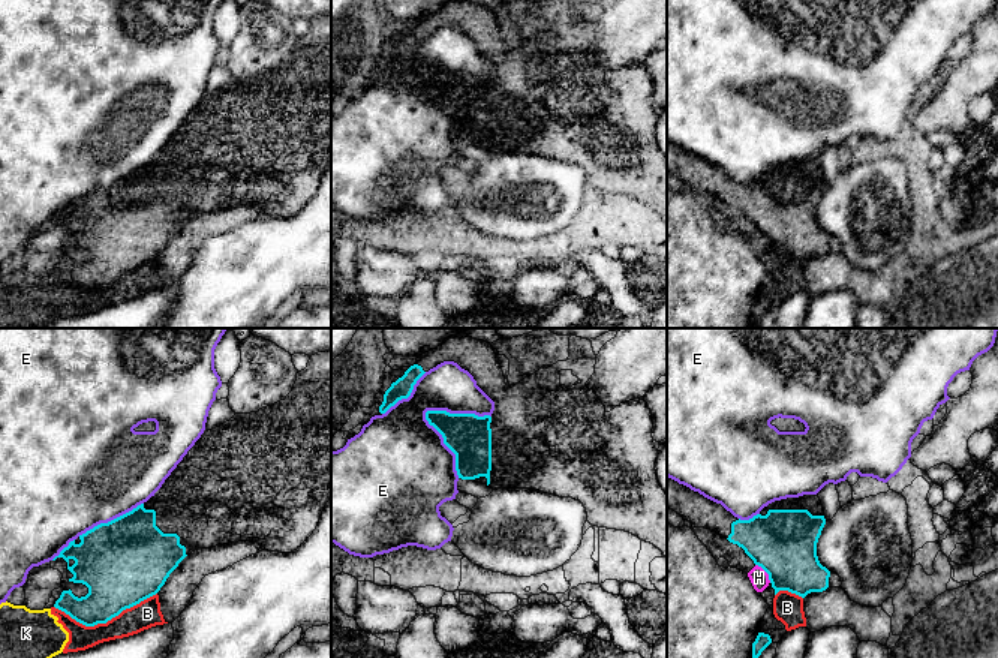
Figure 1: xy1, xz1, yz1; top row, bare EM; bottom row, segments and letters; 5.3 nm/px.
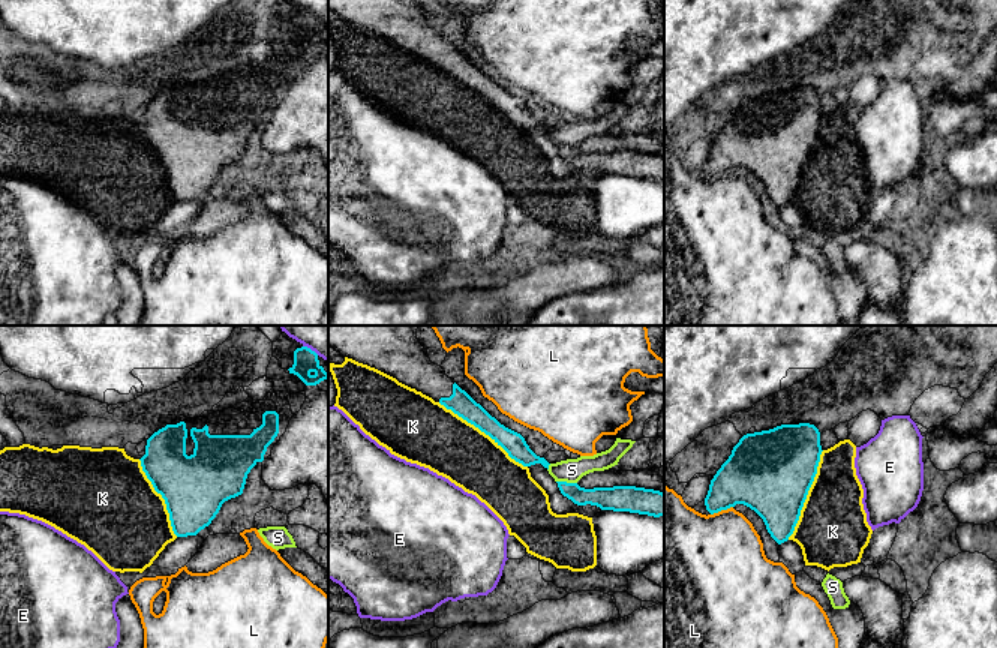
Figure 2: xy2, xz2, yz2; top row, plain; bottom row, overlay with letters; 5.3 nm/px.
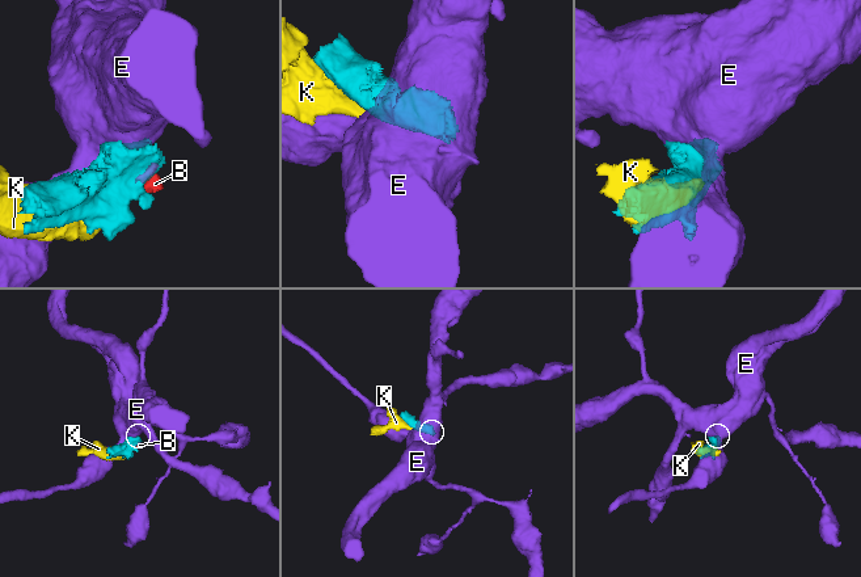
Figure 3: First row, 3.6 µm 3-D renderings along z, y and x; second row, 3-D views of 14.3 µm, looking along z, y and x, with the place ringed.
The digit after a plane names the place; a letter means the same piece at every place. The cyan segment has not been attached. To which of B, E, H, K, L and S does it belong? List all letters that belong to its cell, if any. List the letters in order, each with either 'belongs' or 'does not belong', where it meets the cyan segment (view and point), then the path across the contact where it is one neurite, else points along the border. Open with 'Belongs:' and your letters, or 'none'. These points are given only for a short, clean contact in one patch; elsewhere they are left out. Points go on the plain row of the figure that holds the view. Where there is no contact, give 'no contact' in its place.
Belongs: none
B: does not belong; meets cyan in xy1 at (105, 287)
E: does not belong; meets cyan in xz1 at (444, 107)
H: does not belong; meets cyan in yz1 at (766, 236); border along yz1 (755, 228), (767, 239), (770, 246)
K: does not belong; meets cyan in xz2 at (483, 95)
L: does not belong; meets cyan in yz2 at (721, 173)
S: does not belong; meets cyan in xz2 at (565, 146); border along xz2 (556, 144), (576, 147)

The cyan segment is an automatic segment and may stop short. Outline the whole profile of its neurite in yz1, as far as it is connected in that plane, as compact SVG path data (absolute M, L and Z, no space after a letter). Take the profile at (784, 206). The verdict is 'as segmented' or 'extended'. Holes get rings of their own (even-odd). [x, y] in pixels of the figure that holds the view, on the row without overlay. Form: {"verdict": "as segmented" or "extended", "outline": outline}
{"verdict": "extended", "outline": "M667 141L667 174L715 195L737 208L767 238L775 253L805 262L829 252L830 235L817 220L826 189L818 159L775 165L749 184L740 184L698 156Z"}

